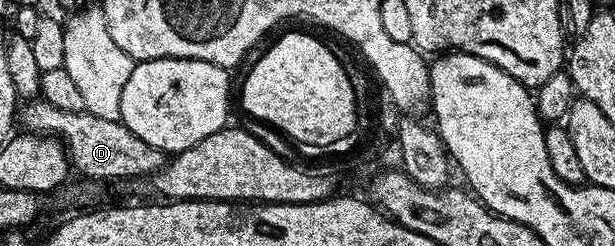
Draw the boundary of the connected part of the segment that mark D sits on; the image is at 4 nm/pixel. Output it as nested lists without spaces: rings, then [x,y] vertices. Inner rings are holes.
[[[43,100],[25,101],[18,114],[19,121],[24,122],[23,129],[34,134],[55,136],[64,143],[71,165],[77,175],[88,180],[105,180],[104,178],[144,178],[153,176],[166,163],[165,151],[146,144],[142,136],[134,136],[123,122],[106,120],[102,116],[87,112],[64,112],[54,108],[54,104]]]

